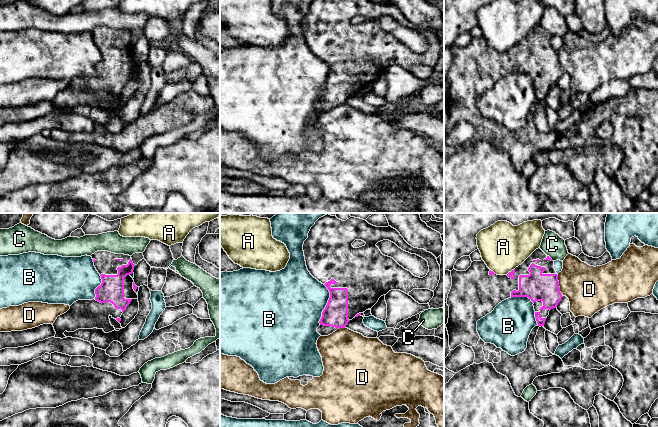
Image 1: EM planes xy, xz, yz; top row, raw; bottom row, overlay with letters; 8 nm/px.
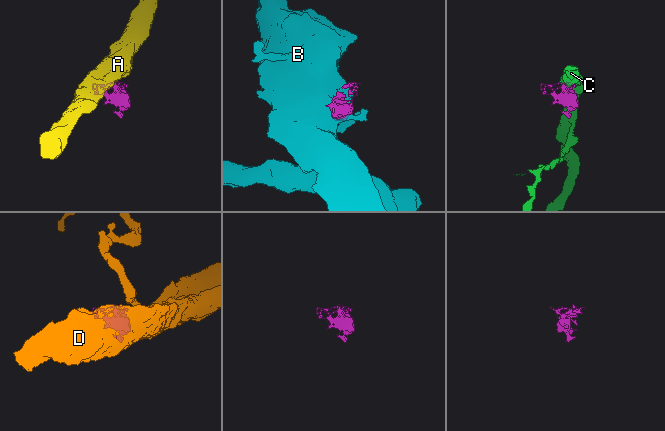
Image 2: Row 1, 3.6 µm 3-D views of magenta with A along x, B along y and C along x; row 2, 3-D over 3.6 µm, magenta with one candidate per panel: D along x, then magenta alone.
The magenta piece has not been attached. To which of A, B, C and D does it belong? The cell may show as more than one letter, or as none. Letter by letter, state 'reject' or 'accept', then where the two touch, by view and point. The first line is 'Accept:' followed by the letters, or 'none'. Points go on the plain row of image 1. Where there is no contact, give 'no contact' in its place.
Accept: none
A: reject; meets magenta in yz at (511, 47)
B: reject; meets magenta in xz at (327, 80)
C: reject; meets magenta in yz at (550, 34)
D: reject; meets magenta in yz at (558, 61)

